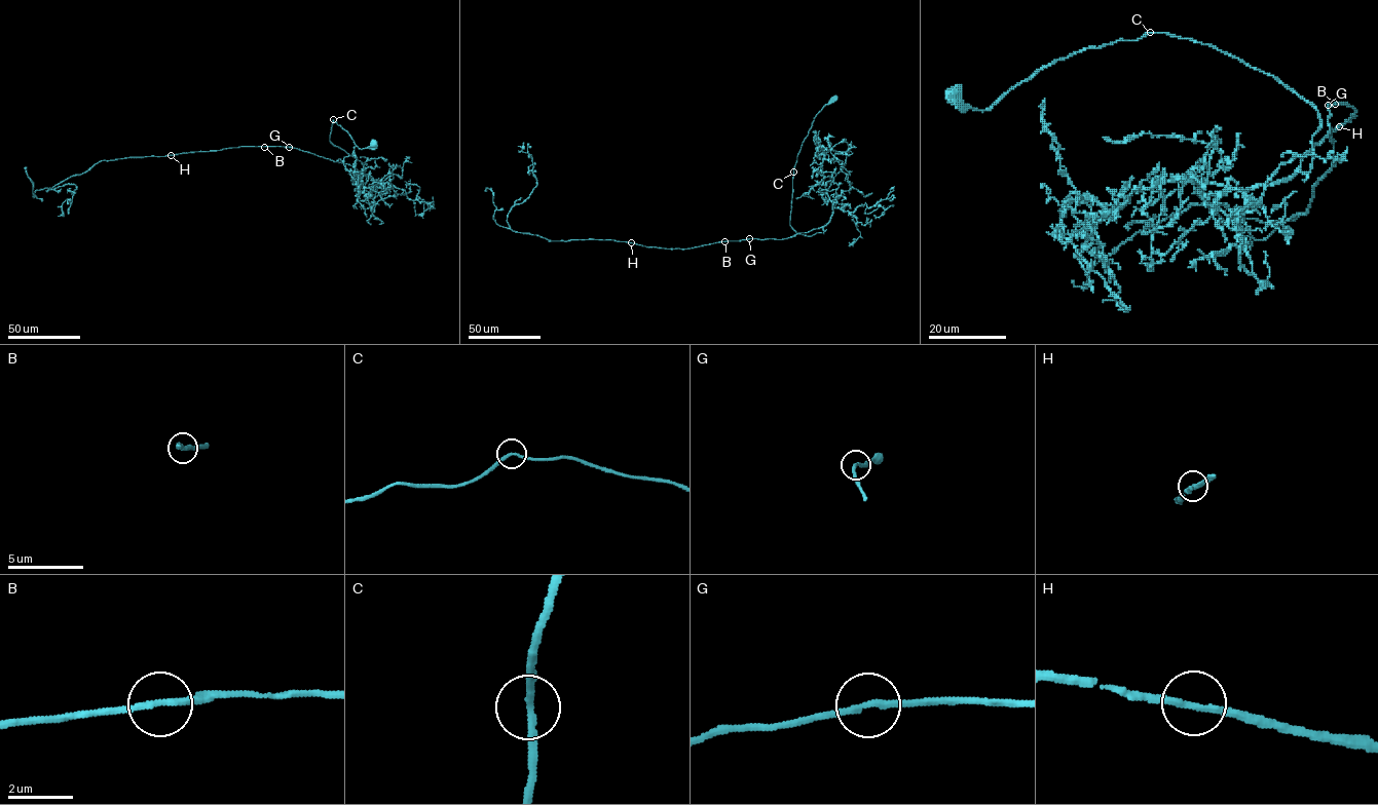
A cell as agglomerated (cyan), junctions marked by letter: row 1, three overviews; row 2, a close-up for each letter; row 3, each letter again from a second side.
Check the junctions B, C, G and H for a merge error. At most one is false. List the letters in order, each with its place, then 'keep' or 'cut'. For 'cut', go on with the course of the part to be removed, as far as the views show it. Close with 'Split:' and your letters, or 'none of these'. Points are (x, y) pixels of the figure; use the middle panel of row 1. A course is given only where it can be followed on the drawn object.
B: (724, 241) | keep
C: (793, 171) | keep
G: (749, 238) | keep
H: (631, 242) | keep
Split: none of these

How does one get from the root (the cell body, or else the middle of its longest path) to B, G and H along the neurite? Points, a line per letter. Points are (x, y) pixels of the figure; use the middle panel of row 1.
B: (834, 99), (814, 118), (792, 179), (790, 226), (805, 235), (824, 232), (821, 227), (780, 239), (724, 241)
G: (834, 99), (814, 118), (792, 179), (790, 226), (805, 235), (824, 232), (821, 227), (782, 239), (749, 238)
H: (834, 99), (814, 118), (792, 179), (790, 226), (823, 233), (685, 248), (631, 242)

